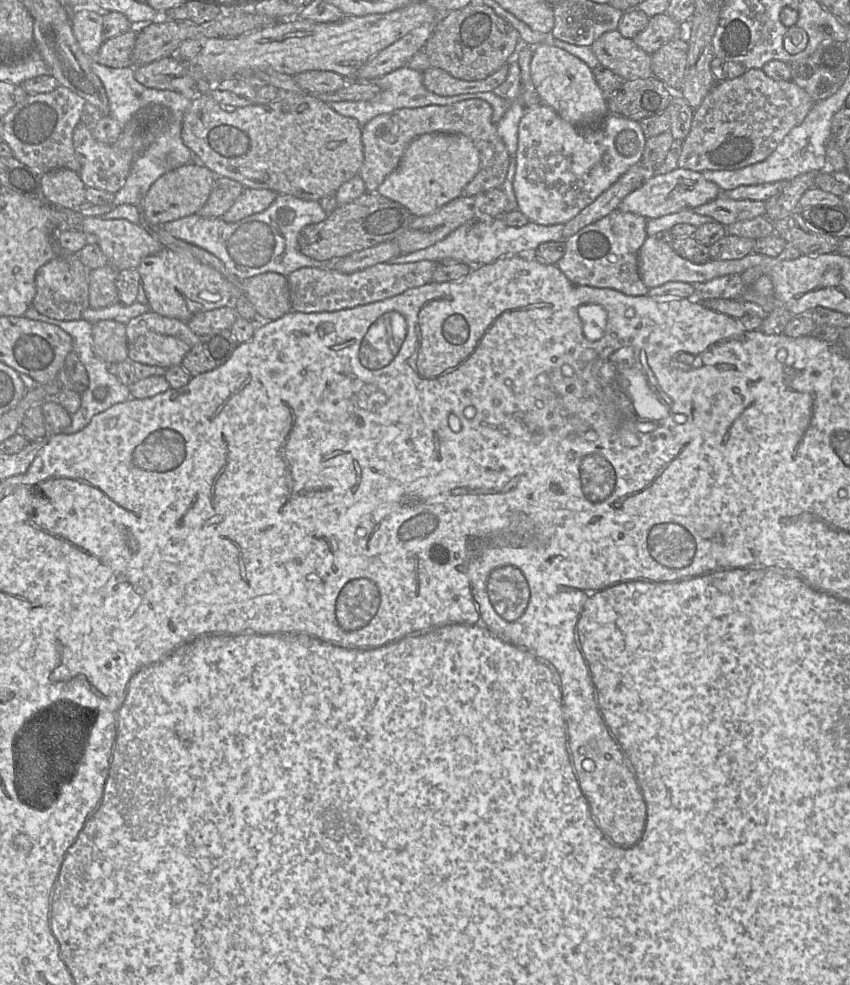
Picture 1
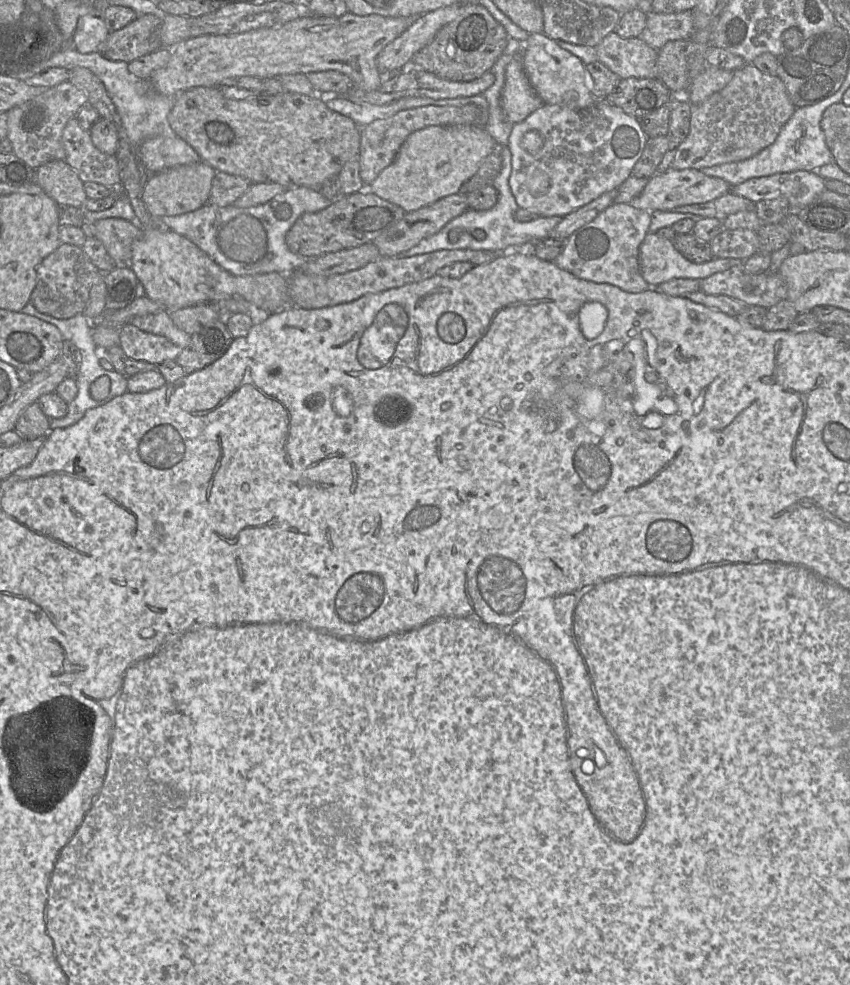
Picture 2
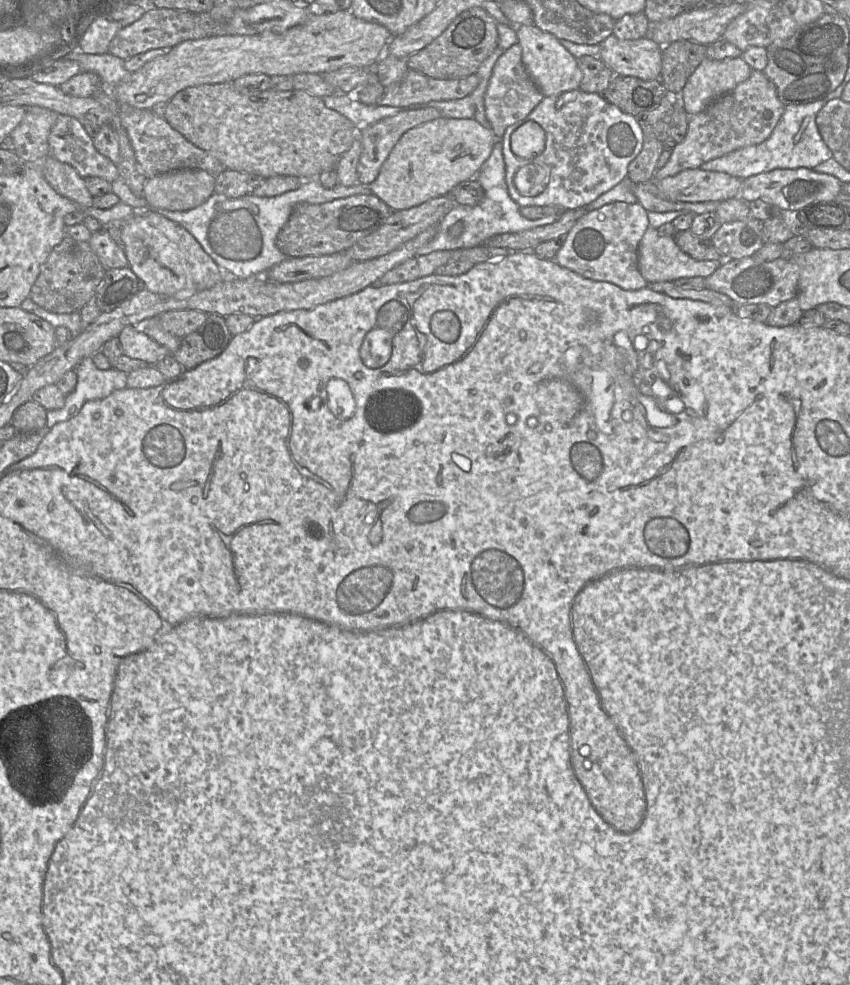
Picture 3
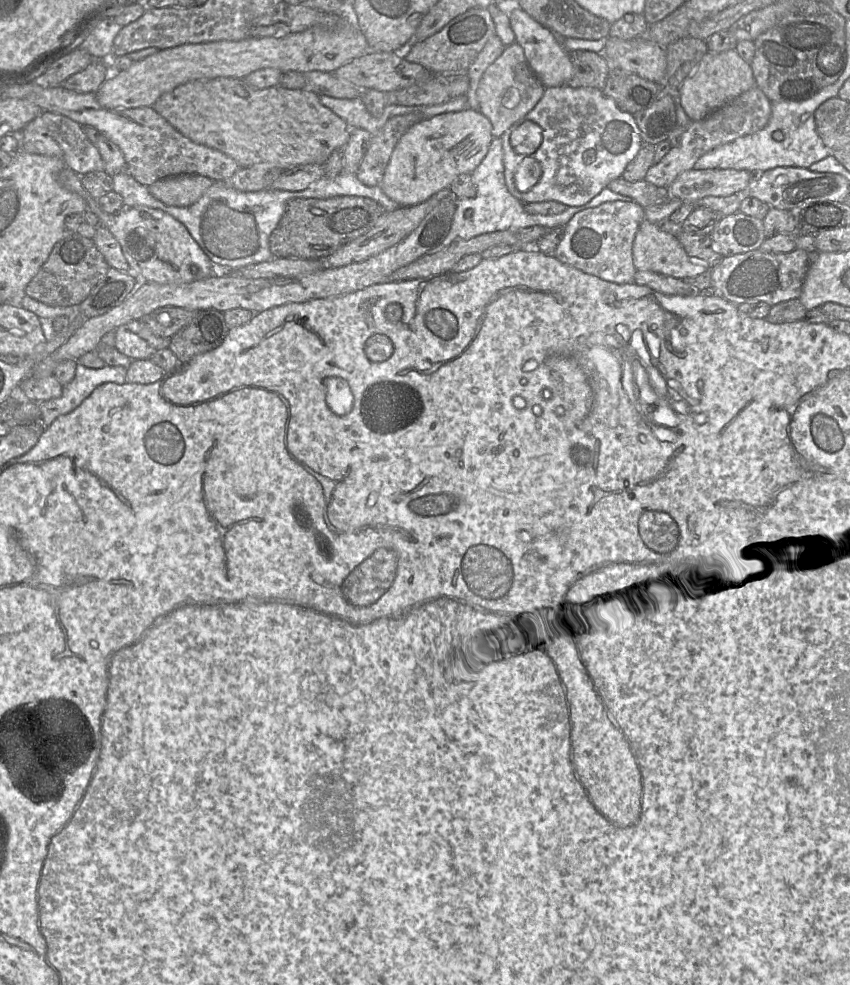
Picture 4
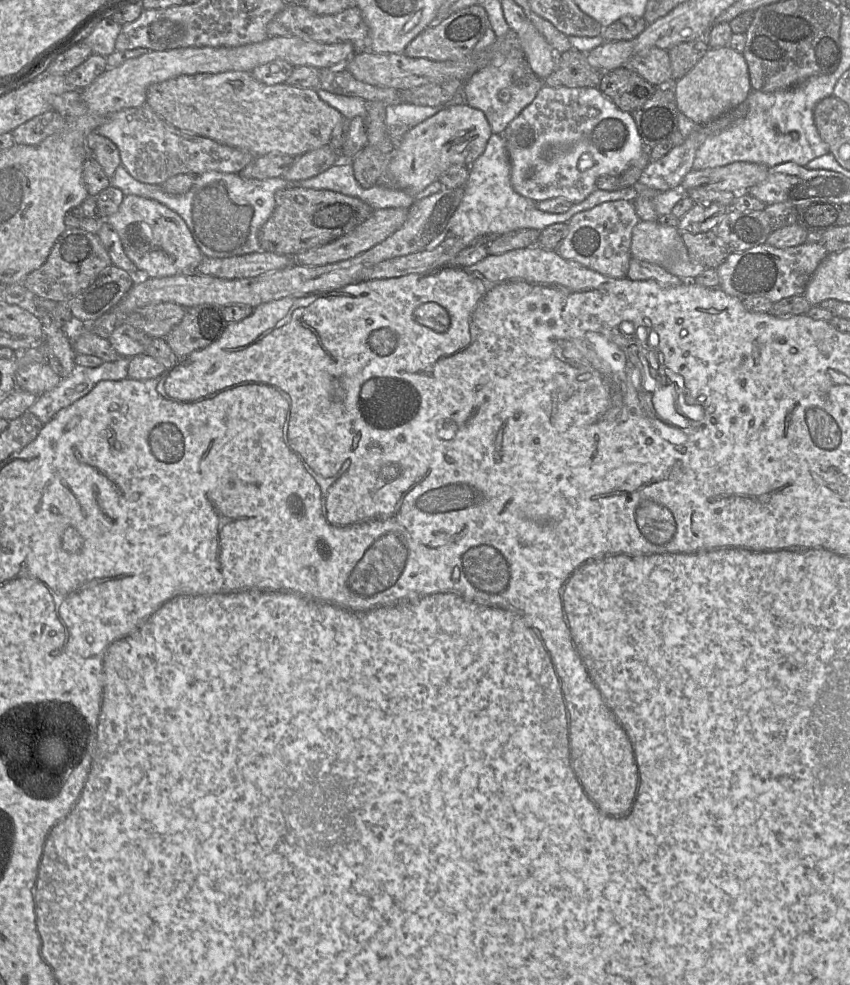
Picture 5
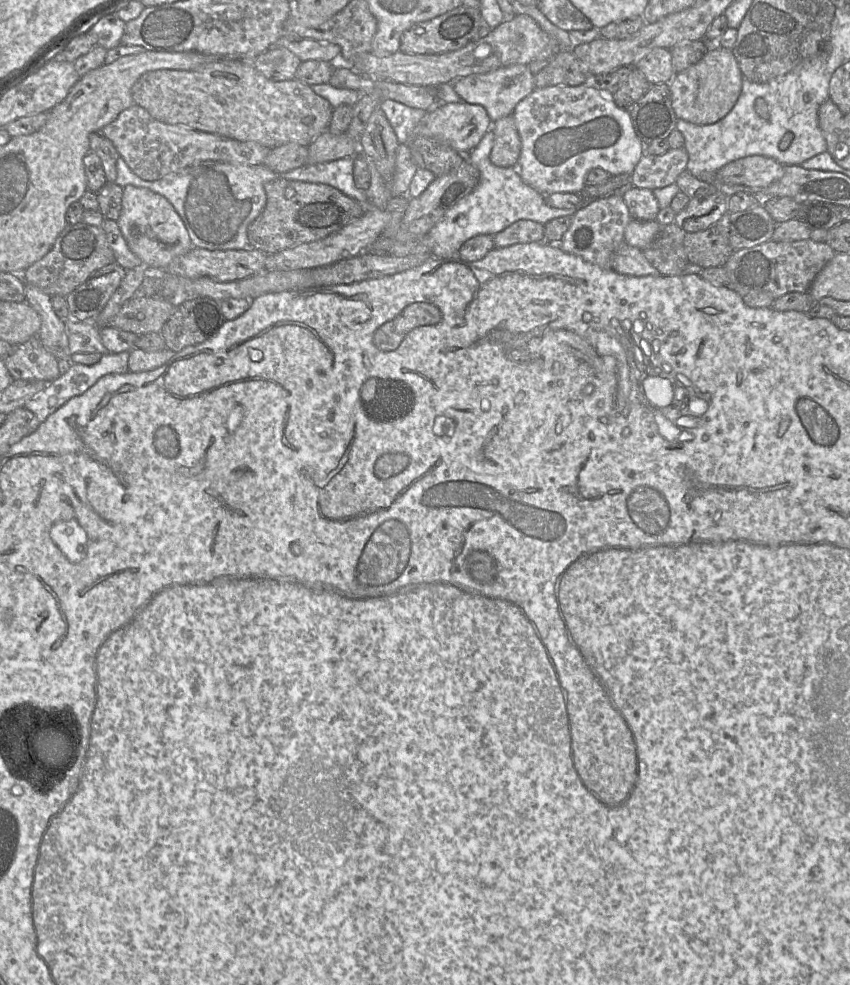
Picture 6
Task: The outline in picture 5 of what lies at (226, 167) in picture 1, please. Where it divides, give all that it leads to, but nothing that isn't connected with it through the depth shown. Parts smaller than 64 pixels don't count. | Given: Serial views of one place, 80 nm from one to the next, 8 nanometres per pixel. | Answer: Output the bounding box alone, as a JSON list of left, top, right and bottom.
[145,71,344,157]

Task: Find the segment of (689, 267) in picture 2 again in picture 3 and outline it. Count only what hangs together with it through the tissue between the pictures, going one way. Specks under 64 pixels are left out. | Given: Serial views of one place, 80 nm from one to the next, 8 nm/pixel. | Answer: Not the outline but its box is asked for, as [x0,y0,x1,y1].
[638,226,721,283]

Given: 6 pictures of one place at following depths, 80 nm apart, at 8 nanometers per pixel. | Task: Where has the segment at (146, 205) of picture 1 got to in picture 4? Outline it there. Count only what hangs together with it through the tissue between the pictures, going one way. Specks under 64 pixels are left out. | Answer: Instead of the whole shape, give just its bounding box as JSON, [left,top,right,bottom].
[148,174,214,207]

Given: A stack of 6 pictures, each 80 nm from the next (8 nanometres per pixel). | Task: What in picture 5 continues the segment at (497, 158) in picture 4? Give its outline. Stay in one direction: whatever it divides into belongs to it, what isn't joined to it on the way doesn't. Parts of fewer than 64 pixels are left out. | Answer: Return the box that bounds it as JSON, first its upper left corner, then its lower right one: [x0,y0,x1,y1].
[432,133,638,247]

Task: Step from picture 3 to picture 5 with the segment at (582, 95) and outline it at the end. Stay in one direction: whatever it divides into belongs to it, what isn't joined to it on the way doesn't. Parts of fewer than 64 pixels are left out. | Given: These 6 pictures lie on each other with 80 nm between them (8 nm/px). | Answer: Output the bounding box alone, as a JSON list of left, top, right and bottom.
[503,86,647,203]

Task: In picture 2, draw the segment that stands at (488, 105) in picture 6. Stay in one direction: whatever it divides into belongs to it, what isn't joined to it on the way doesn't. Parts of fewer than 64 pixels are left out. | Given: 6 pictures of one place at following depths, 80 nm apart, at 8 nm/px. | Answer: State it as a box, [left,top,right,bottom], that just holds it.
[500,54,543,124]

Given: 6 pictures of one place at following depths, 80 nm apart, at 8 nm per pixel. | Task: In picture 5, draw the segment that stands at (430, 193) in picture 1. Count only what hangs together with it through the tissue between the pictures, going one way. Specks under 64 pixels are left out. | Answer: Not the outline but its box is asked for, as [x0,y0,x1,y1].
[386,104,493,196]

